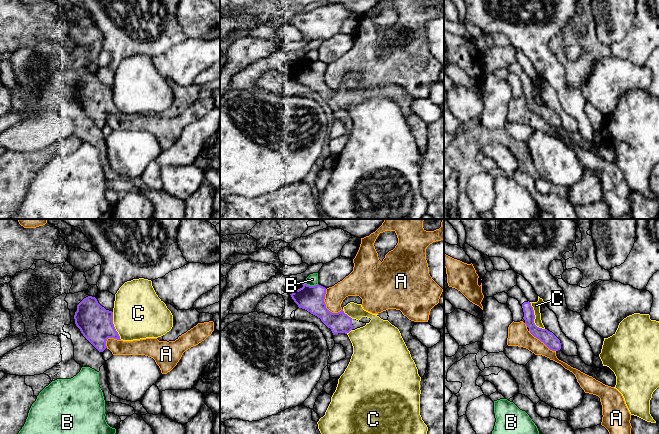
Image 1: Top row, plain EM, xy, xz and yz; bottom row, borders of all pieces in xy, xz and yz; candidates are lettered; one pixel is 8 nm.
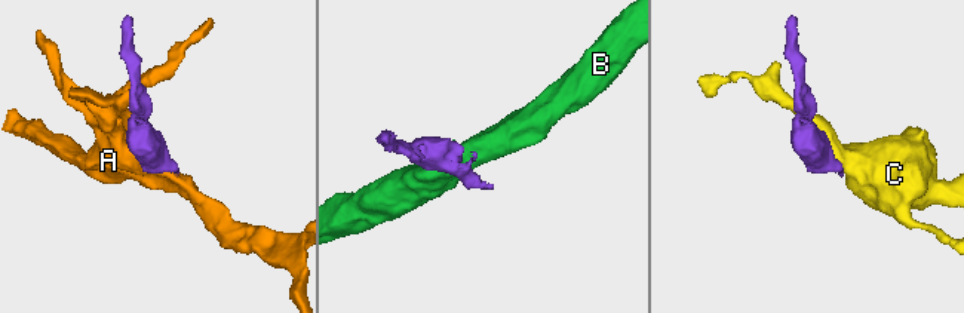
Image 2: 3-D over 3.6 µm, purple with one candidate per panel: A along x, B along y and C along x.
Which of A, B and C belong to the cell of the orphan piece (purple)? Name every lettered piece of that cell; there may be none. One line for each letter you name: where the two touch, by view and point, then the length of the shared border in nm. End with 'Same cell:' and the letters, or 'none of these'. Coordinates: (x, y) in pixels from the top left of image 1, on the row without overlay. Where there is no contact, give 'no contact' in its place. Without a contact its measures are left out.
Same cell: none of these

